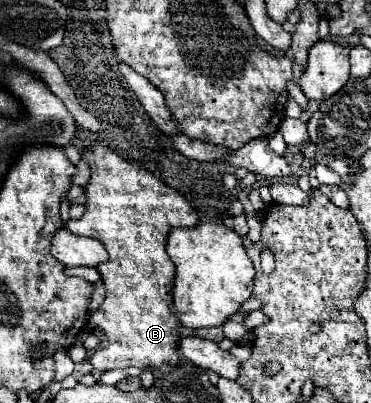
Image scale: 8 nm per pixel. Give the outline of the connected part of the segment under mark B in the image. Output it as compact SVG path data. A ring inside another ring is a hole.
M93 141L87 149L83 149L81 159L91 169L89 183L85 185L85 197L87 197L87 201L83 203L85 211L79 221L67 223L67 229L73 231L75 235L87 235L101 241L109 253L109 261L97 265L101 281L107 289L105 301L97 311L91 311L87 317L89 325L101 329L101 333L107 339L107 347L95 351L89 357L89 363L99 371L127 369L127 367L139 367L139 369L157 367L163 373L169 373L171 367L179 363L179 355L177 355L179 321L169 309L175 267L171 265L171 259L165 251L165 237L173 227L193 227L197 223L197 213L189 205L189 201L181 193L177 193L177 189L163 183L143 163L119 155L119 151L111 149L107 141Z

